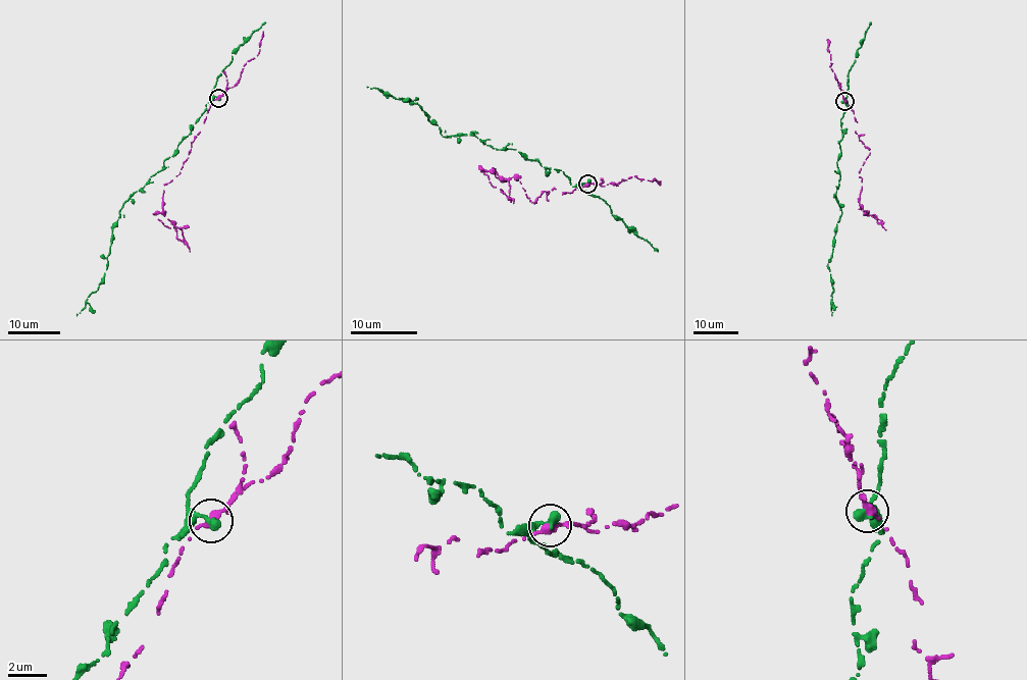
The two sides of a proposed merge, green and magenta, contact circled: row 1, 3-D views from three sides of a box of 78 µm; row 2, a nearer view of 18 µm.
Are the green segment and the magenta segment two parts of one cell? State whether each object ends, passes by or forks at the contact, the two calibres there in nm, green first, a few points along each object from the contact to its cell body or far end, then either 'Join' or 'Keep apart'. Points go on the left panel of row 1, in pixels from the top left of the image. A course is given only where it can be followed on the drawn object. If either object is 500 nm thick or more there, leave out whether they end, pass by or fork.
At the ring green ends. At the ring magenta ends. Thickness 440 nm (green) against 460 nm. Course of green: (218, 98), (212, 97), (177, 152), (123, 204), (112, 227), (99, 289), (76, 316). Course of magenta: (218, 98), (177, 175), (164, 185), (164, 216), (180, 228), (183, 240), (158, 219). Keep apart

